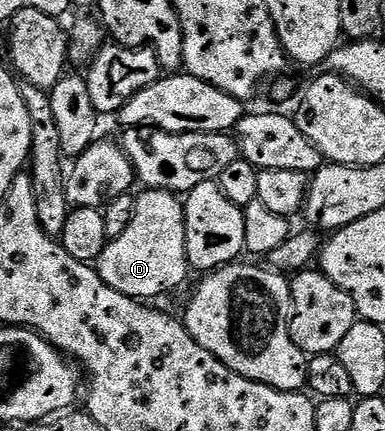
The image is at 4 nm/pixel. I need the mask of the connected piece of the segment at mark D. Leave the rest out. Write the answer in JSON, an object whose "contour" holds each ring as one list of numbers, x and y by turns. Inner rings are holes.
{"contour":[[150,189,144,190,135,200,135,216,133,221,129,225,129,229,125,229,125,233,121,233,121,237,110,240,107,244,107,248,101,253,101,257,97,261,97,270,101,281,107,287,112,287,117,289,117,293,125,293,131,299,137,299,140,301,155,301,158,295,163,295,166,291,175,291,183,282,187,279,187,274,189,274,189,268,187,266,187,254,185,253,185,213,183,212,184,200,180,198,178,194,172,193,170,191,152,191]]}

